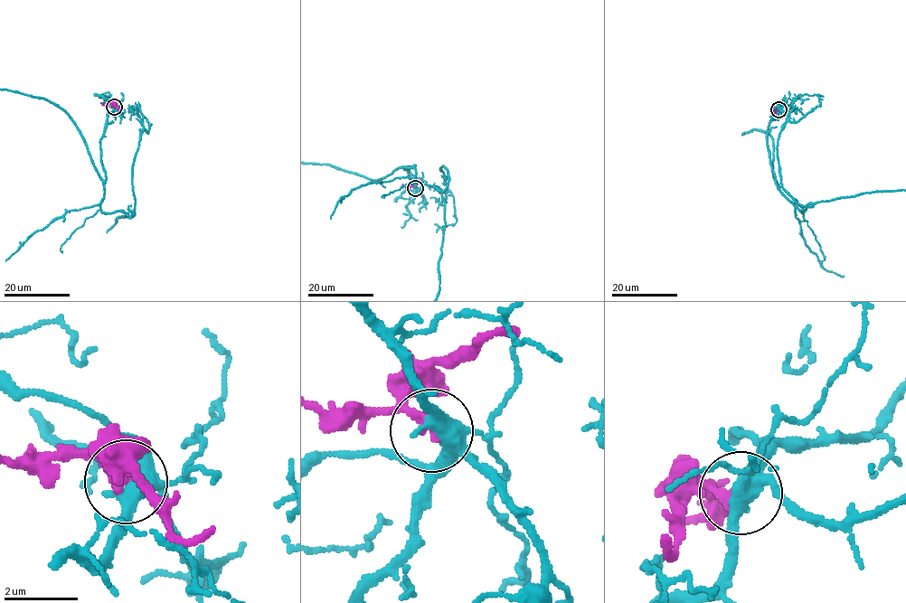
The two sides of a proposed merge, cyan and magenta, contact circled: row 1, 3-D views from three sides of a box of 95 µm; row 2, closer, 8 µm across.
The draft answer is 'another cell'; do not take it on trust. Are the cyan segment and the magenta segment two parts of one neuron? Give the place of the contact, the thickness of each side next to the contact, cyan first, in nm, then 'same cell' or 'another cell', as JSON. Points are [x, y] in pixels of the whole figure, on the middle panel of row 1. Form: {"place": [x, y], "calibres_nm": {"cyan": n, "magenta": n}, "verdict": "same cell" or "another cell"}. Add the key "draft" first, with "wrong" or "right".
{"draft": "right", "place": [415, 188], "calibres_nm": {"cyan": 400, "magenta": 280}, "verdict": "another cell"}

